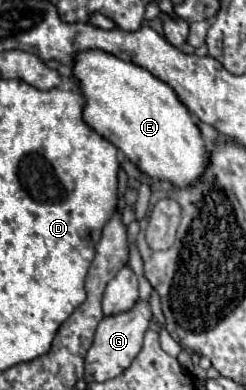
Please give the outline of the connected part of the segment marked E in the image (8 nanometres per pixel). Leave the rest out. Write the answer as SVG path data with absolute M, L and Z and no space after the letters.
M105 51L79 53L73 65L73 73L79 79L79 91L85 97L85 123L93 127L101 137L111 141L119 151L123 151L139 171L147 173L155 181L169 181L179 189L199 181L199 173L203 173L203 165L207 165L207 147L189 109L179 101L177 93L167 83L153 77L147 69Z

